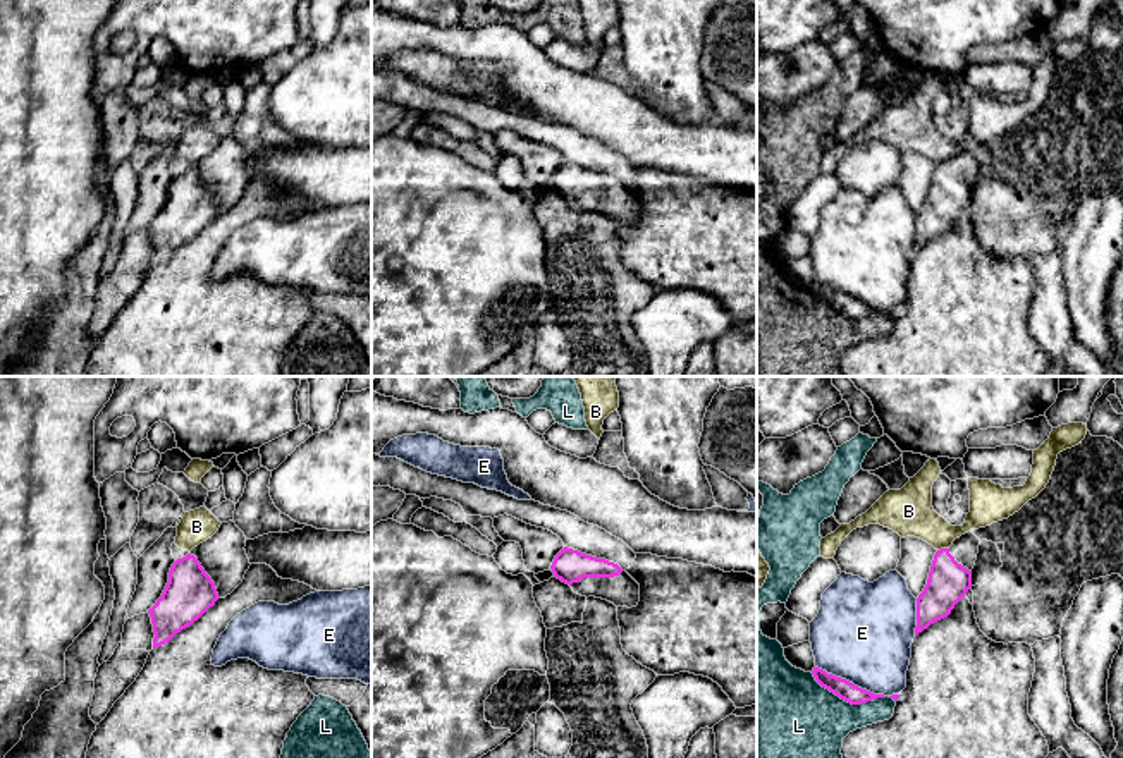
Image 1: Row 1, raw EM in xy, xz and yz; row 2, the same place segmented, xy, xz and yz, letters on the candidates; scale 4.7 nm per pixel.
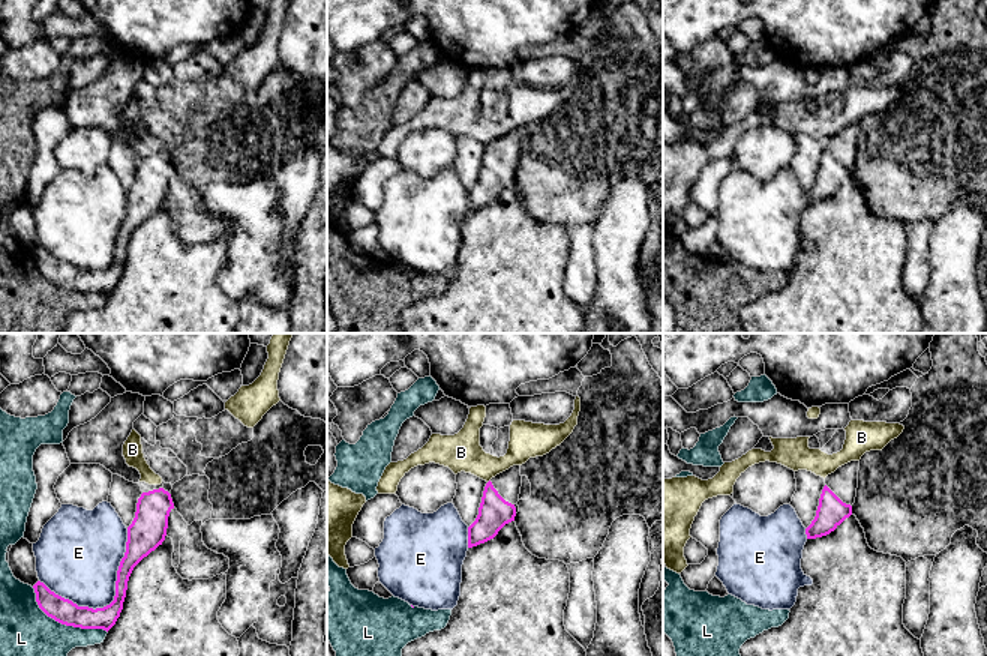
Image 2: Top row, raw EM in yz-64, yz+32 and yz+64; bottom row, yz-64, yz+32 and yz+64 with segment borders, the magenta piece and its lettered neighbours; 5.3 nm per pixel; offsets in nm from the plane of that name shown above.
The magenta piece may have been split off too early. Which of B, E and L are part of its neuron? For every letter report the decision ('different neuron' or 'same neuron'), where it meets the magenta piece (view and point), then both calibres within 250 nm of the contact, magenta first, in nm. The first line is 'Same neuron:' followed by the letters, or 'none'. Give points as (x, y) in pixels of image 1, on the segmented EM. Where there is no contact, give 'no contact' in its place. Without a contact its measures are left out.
Same neuron: none
B: different neuron; meets magenta in yz at (943, 549); 190 nm thick on the magenta side, 220 nm on the other
E: different neuron; meets magenta in yz at (848, 681); 90 nm thick on the magenta side, 460 nm on the other
L: different neuron; meets magenta in yz at (852, 703); 90 nm thick on the magenta side, 360 nm on the other

